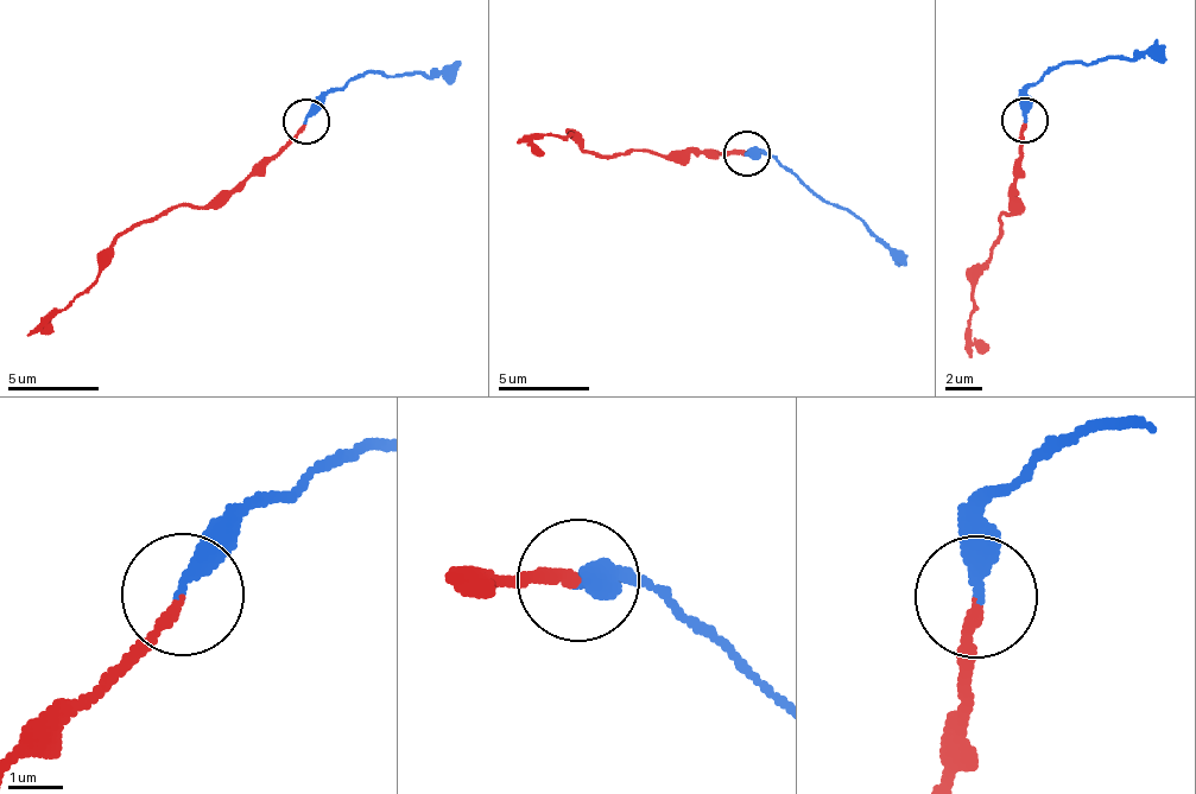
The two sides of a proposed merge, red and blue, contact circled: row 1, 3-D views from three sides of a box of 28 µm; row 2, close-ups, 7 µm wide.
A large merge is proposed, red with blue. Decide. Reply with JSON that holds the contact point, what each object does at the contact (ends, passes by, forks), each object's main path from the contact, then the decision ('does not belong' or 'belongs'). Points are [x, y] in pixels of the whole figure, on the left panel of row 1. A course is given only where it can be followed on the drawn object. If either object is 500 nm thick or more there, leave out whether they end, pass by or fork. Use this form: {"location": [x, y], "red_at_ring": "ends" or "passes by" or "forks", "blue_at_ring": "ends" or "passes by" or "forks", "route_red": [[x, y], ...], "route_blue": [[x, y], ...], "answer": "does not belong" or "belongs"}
{"location": [307, 121], "red_at_ring": "ends", "blue_at_ring": "ends", "route_red": [[307, 122], [236, 185], [203, 208], [169, 207], [132, 224], [114, 242], [103, 268], [25, 336]], "route_blue": [[307, 122], [330, 91], [361, 75], [436, 76], [459, 59]], "answer": "belongs"}

